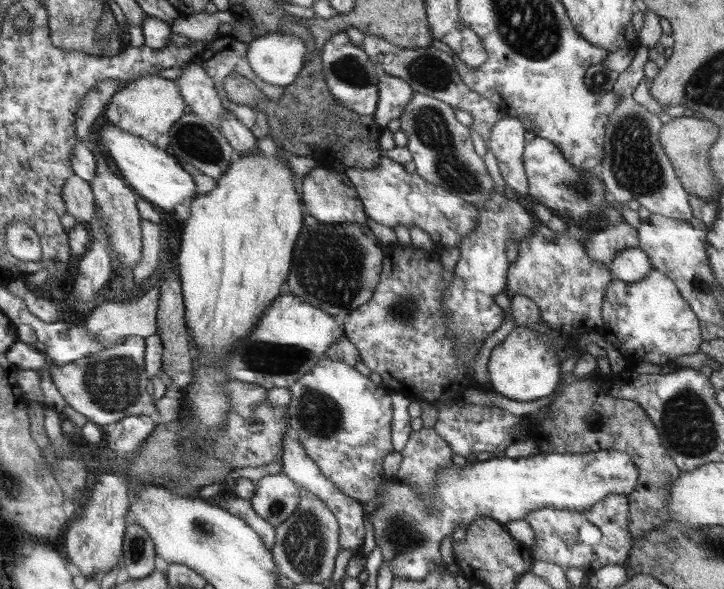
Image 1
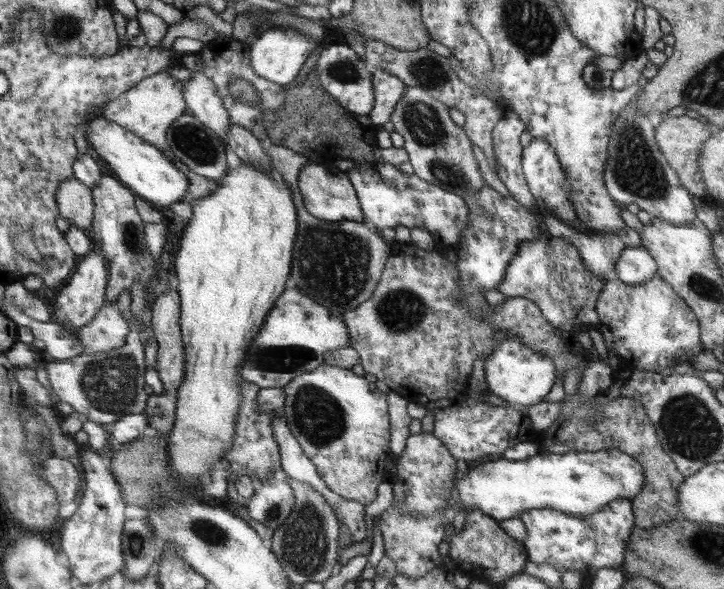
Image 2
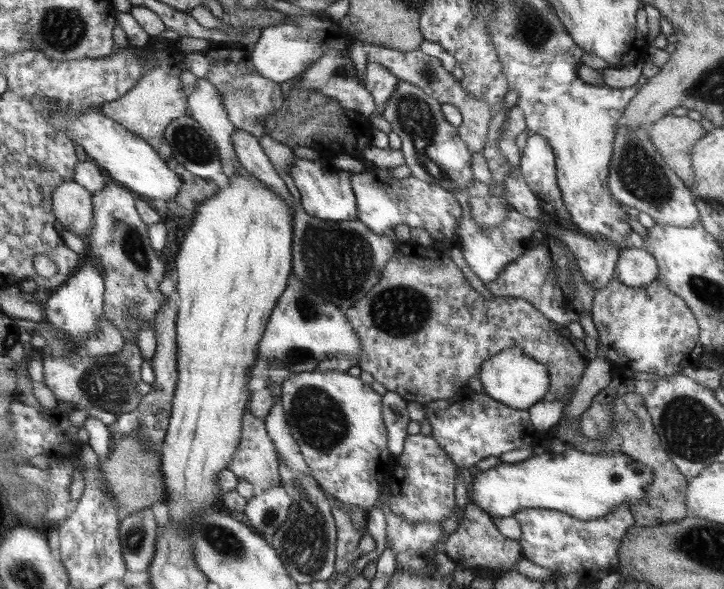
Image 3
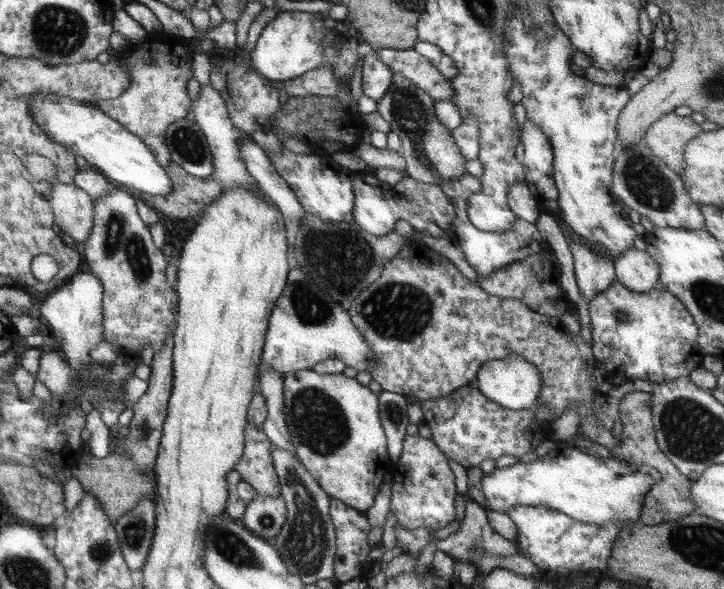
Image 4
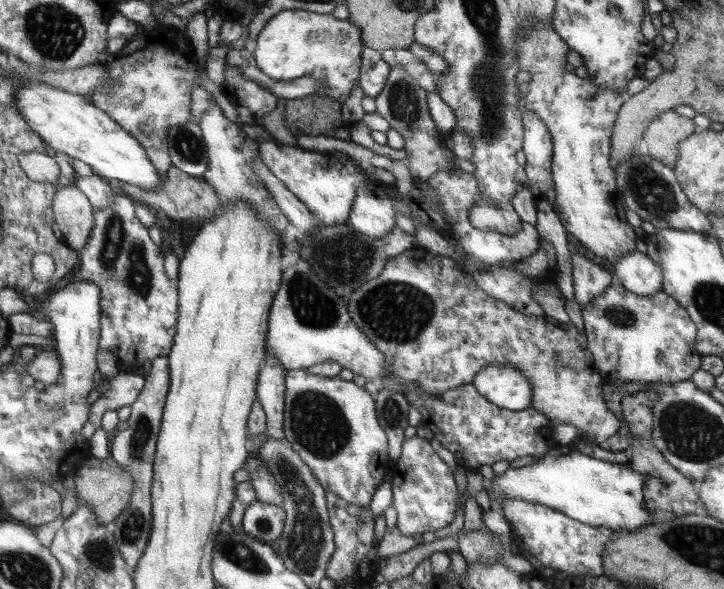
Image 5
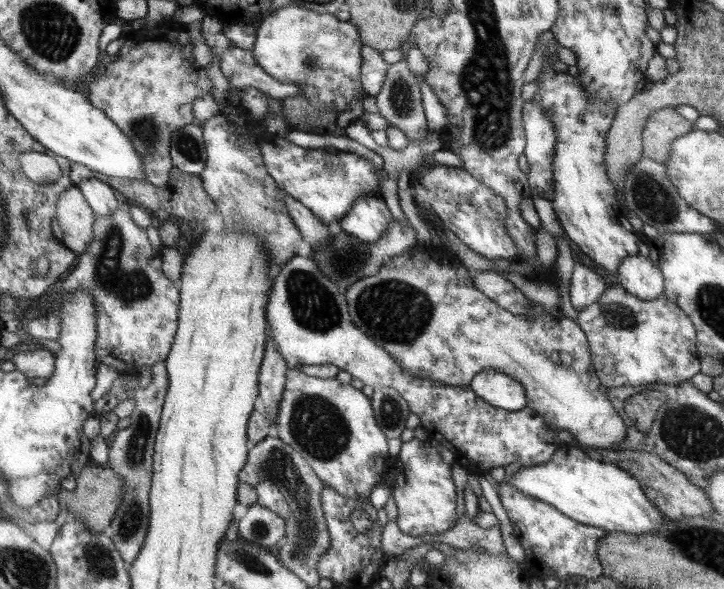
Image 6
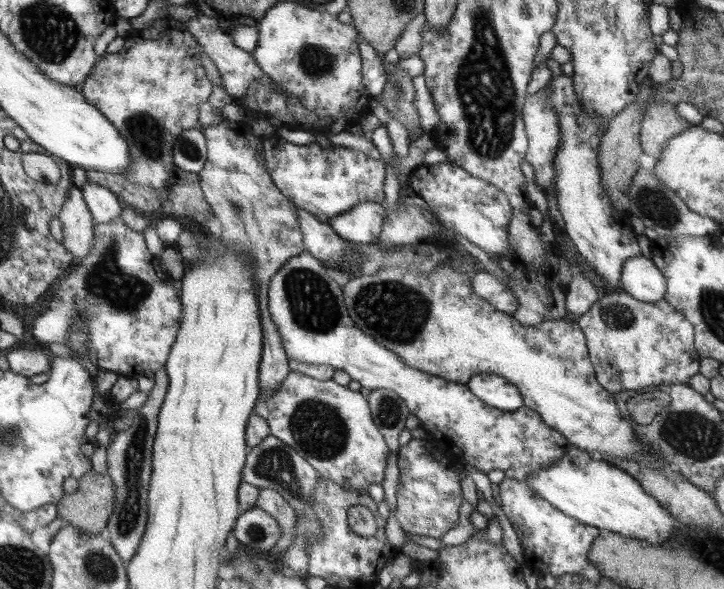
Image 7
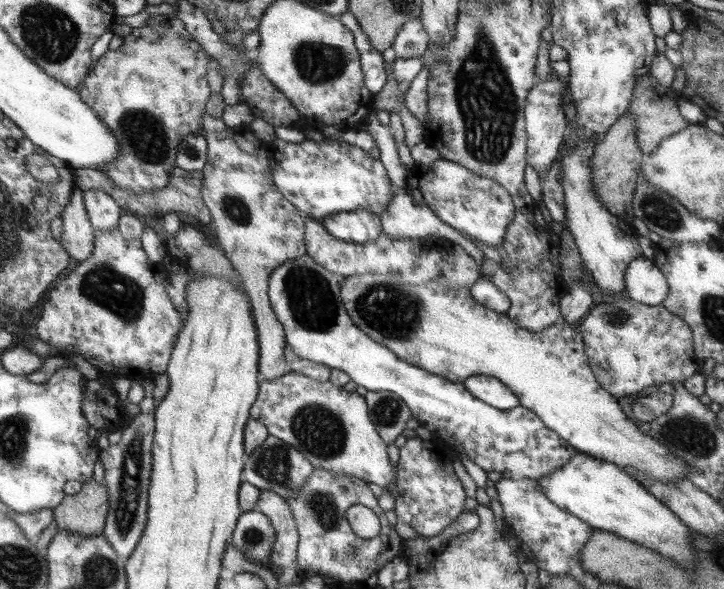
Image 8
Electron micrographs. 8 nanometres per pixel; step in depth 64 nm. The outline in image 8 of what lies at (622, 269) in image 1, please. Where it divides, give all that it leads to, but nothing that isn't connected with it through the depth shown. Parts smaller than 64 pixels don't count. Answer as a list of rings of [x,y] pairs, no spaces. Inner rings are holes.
[[[647,257],[632,260],[626,274],[628,296],[647,305],[660,305],[670,294],[666,274]]]

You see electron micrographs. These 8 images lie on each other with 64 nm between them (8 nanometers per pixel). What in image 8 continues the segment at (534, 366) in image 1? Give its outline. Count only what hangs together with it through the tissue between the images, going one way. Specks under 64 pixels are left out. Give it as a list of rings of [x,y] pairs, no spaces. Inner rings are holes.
[[[476,375],[464,380],[463,384],[475,397],[494,408],[510,410],[520,406],[520,401],[510,389],[496,377]]]

